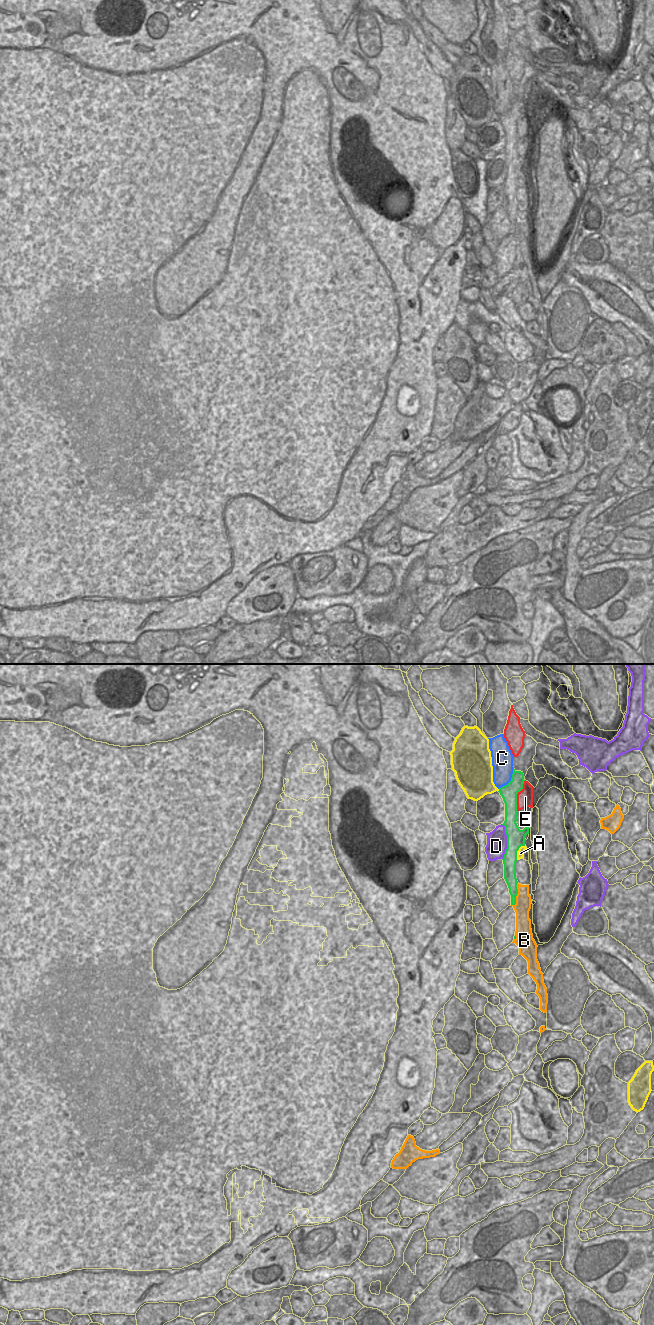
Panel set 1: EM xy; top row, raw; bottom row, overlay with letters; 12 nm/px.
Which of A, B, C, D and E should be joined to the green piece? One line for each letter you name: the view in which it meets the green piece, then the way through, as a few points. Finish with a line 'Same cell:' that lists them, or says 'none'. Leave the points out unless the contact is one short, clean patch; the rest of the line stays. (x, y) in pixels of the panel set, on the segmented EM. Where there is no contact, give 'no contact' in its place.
Same cell: none

